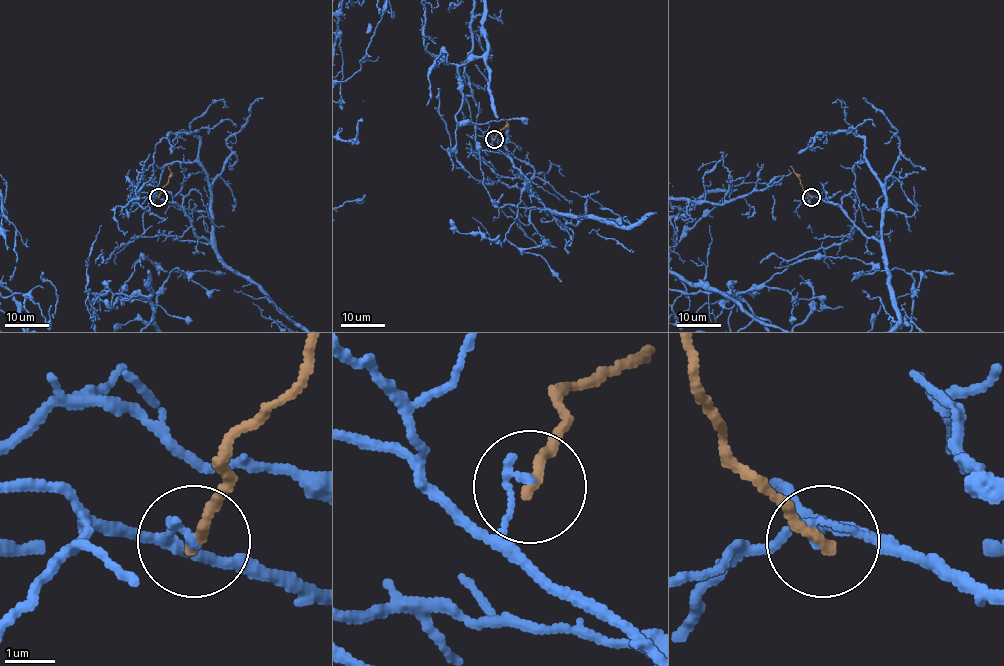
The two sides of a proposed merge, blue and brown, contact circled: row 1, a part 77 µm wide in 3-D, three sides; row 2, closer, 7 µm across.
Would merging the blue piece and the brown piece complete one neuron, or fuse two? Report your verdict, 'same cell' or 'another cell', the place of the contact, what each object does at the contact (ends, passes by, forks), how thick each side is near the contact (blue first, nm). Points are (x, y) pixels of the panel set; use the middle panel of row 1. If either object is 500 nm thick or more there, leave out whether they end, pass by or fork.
another cell | (494, 139) | blue ends | brown ends | 180/240 nm

